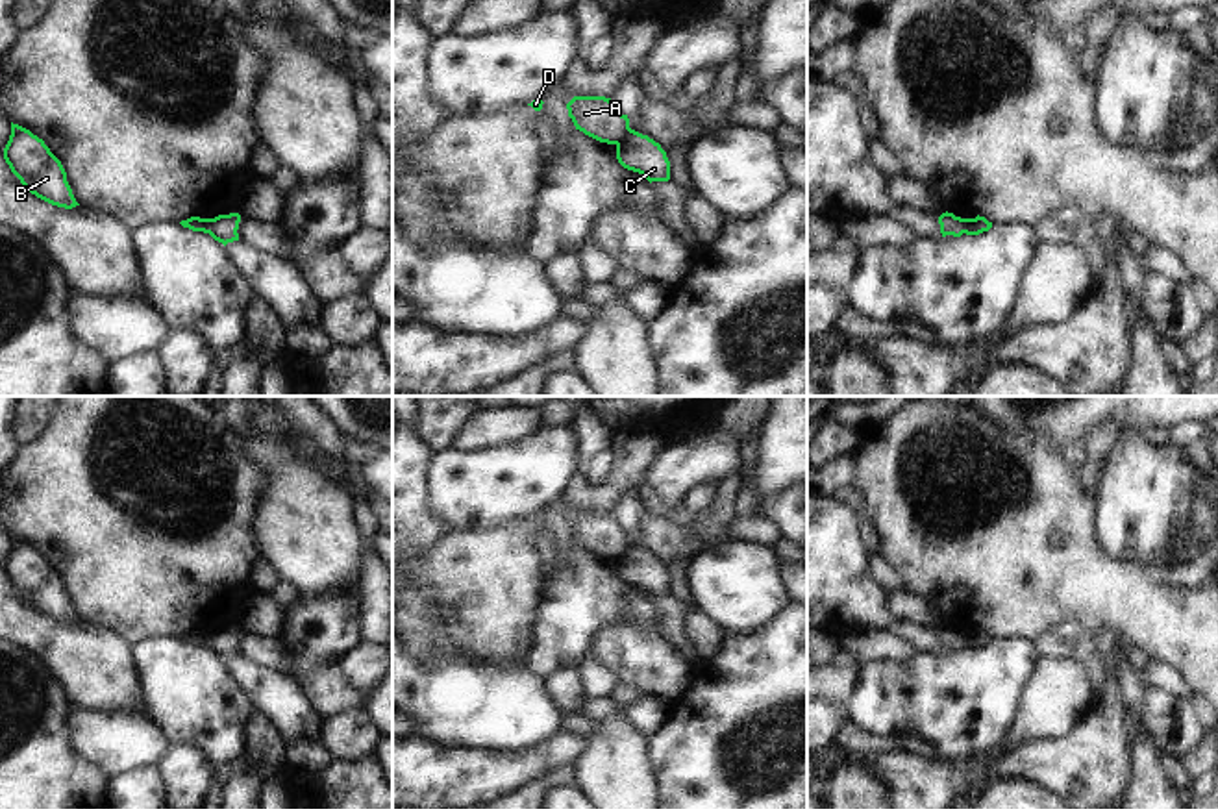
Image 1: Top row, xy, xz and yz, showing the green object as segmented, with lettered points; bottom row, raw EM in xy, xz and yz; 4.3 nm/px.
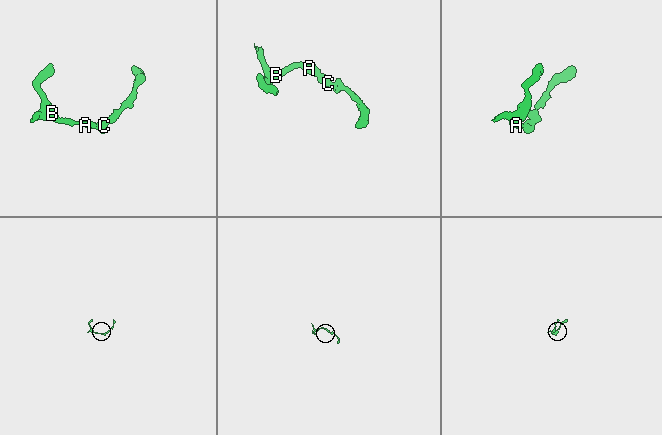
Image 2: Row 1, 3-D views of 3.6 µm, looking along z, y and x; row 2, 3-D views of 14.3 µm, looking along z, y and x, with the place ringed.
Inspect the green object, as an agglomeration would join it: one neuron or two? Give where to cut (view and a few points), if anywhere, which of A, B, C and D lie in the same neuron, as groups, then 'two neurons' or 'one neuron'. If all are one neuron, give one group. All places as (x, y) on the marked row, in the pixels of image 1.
cut in xz along (632, 130), (617, 145); A B D / C; two neurons

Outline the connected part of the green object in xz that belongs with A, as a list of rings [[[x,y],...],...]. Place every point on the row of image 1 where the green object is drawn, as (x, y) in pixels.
[[[574,96],[566,109],[576,130],[600,143],[618,144],[631,131],[628,115],[622,115],[611,98]]]

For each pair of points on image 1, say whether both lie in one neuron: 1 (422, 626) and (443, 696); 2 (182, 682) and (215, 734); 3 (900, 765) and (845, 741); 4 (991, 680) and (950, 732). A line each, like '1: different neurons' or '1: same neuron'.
1: different neurons
2: same neuron
3: different neurons
4: same neuron

